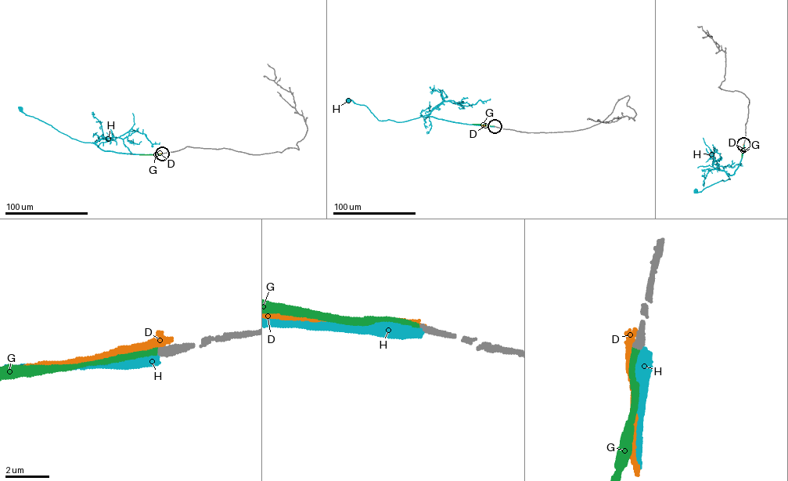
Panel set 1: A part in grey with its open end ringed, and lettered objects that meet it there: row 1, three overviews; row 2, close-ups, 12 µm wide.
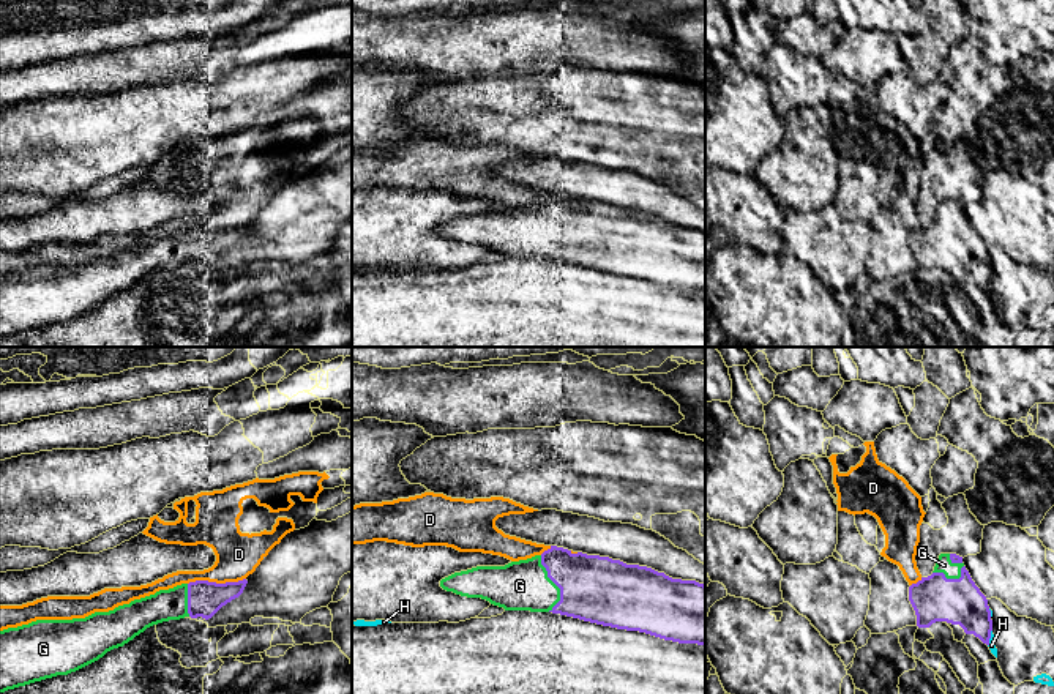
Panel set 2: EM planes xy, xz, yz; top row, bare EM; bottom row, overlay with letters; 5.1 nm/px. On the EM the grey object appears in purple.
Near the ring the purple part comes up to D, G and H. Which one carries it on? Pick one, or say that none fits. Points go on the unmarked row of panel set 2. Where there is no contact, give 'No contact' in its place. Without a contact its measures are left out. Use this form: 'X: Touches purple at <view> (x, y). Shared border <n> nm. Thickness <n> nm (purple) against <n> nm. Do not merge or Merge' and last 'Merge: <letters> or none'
D: Touches purple at xy (215, 229). Shared border 300 nm. Thickness 180 nm (purple) against 220 nm. Do not merge
G: Touches purple at yz (952, 226). Shared border 170 nm. Thickness 240 nm (purple) against 80 nm. Merge
H: Touches purple at yz (990, 284). Shared border 90 nm. Thickness 240 nm (purple) against 40 nm. Do not merge
Merge: G

